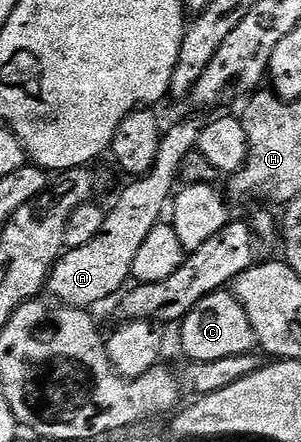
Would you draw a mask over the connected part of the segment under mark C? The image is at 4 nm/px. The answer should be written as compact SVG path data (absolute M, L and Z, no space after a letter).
M221 290L210 294L206 298L202 298L202 302L198 302L194 306L194 310L190 310L190 314L184 317L182 323L179 325L180 328L180 344L184 347L185 357L188 360L197 360L198 362L214 362L214 358L234 358L234 354L246 354L247 352L253 351L257 347L256 335L254 334L254 326L250 326L250 318L246 318L246 310L238 302L238 298L231 291Z

